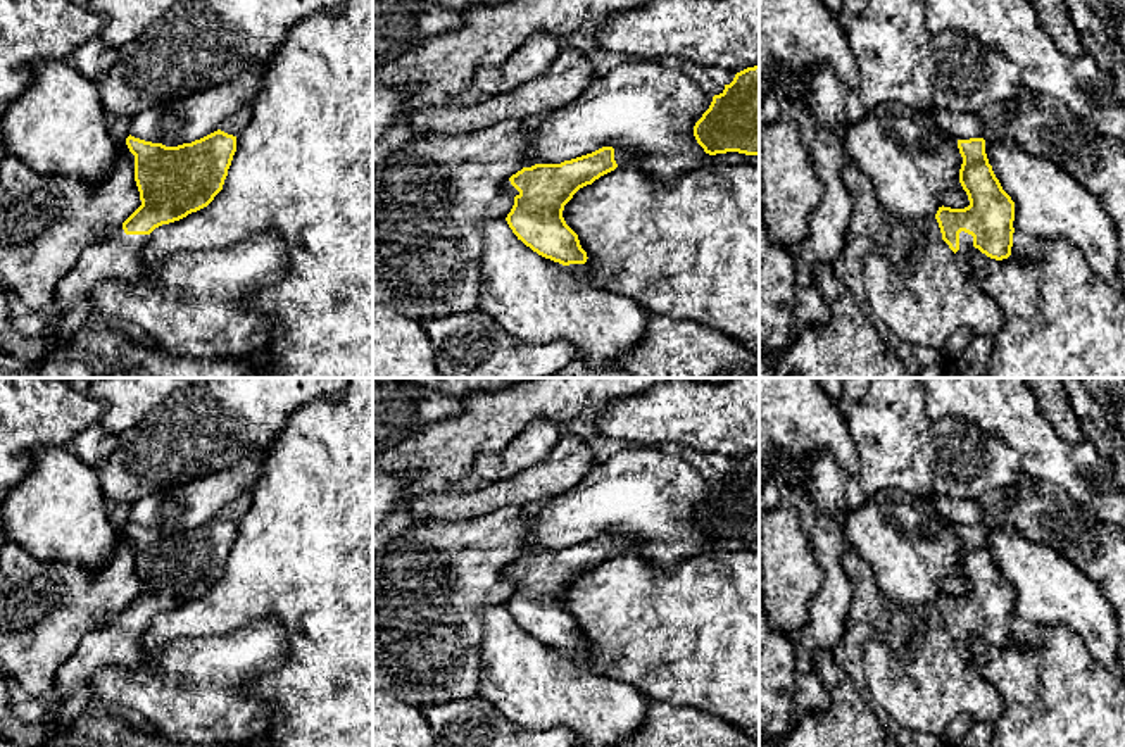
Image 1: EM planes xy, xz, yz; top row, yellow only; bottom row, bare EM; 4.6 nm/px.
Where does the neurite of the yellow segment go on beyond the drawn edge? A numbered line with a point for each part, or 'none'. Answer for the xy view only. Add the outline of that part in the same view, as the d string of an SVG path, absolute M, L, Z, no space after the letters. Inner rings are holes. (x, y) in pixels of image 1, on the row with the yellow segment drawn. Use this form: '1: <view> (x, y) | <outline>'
1: xy (118, 256) | M123 224L110 228L107 236L86 247L76 266L55 288L52 305L53 321L43 335L62 336L62 323L76 309L81 297L90 297L104 279L138 281L143 273L141 252L150 235L126 235Z

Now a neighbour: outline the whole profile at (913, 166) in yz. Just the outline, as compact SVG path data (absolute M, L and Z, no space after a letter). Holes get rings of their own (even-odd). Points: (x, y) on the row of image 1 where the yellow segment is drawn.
M883 102L858 122L839 126L839 135L849 162L871 181L878 205L902 224L935 217L942 205L970 205L959 183L963 157L958 140L951 138L928 112L901 102Z

